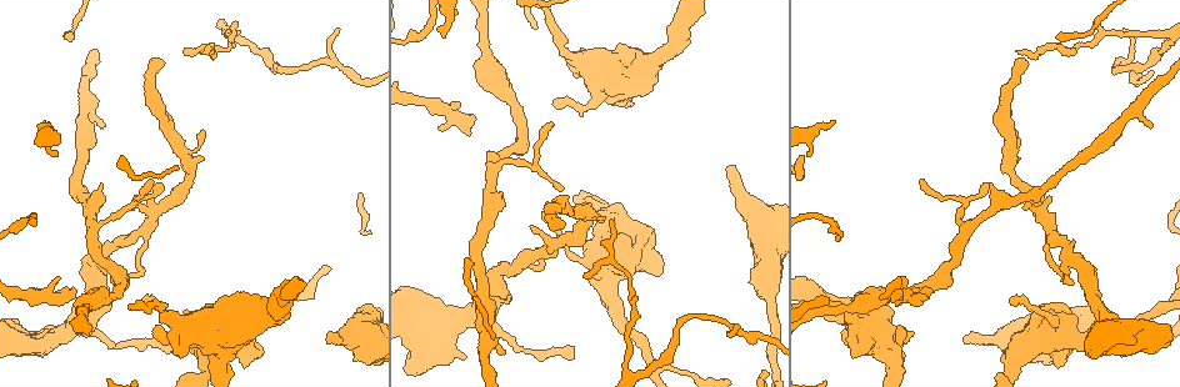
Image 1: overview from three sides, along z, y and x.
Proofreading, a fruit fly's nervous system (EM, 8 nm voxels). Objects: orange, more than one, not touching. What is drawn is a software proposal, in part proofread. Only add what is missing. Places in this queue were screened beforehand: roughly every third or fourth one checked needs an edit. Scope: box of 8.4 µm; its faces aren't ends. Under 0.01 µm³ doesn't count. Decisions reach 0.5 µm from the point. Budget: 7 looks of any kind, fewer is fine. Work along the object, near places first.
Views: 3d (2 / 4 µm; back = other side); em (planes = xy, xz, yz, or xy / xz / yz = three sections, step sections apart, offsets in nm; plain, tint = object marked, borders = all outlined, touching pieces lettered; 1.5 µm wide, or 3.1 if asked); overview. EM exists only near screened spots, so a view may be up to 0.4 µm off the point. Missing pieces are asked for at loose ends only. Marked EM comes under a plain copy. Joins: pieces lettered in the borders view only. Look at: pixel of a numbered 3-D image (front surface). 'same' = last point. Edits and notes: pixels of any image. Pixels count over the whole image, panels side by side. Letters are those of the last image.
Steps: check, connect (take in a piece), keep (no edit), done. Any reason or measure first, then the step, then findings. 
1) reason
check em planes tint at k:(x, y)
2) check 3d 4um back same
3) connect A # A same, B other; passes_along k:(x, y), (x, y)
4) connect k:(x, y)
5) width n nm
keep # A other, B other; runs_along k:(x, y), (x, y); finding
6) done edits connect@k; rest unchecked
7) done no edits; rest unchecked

an open end
check em planes tint at 1:(1045, 351)

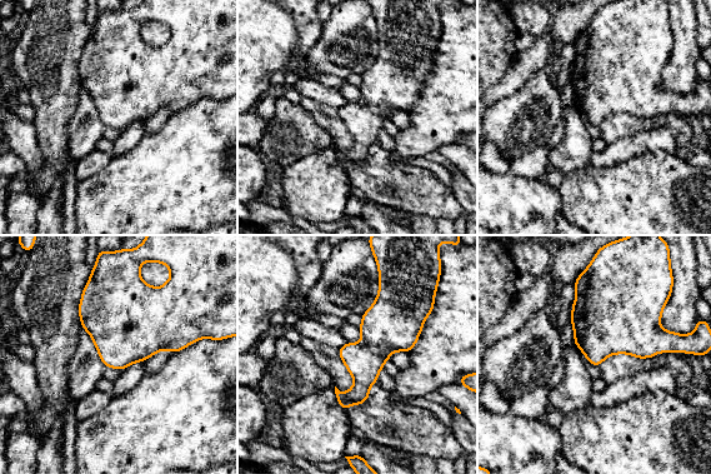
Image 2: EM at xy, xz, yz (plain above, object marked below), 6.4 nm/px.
check em planes borders same

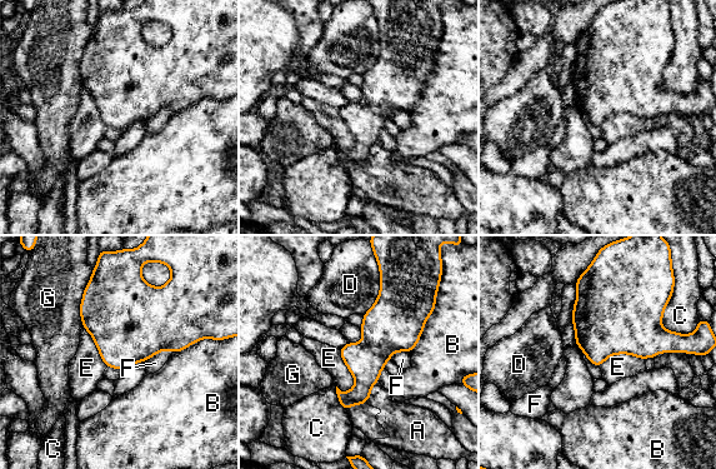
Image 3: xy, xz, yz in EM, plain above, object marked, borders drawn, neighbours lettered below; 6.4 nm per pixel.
longest_contact B 300 nm
keep # A other, B other, C other, D other, E other, F other, G other; none of them fits

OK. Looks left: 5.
free end
check 3d 4um at 1:(1024, 207)

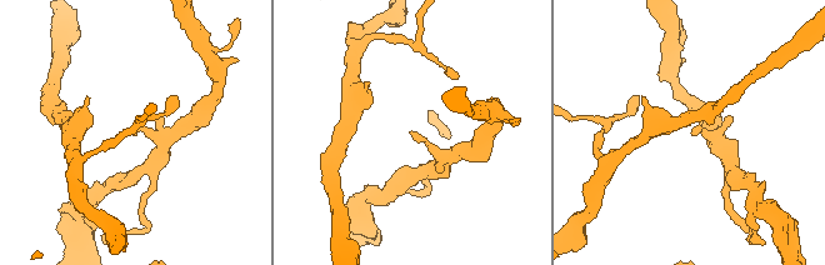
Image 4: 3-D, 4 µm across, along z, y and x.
shape alone is not enough
check em planes borders at 4:(693, 132)

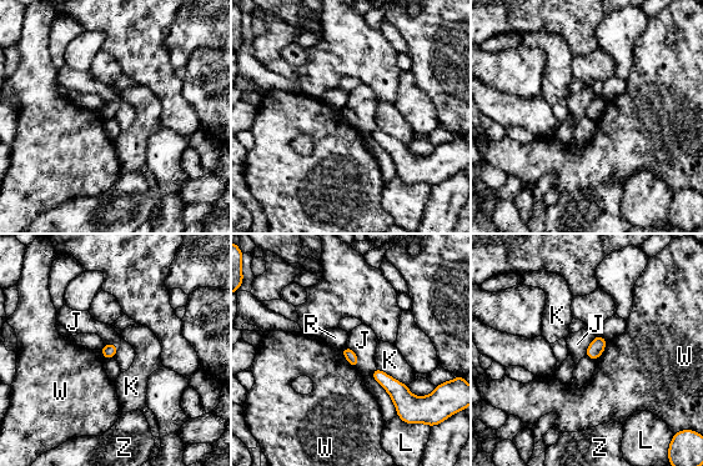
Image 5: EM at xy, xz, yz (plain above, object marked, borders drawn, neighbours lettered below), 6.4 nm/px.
keep # J other, K other, L other, R other, W other, Z other; border 5:(104, 344), (116, 345), (114, 357); none of them fits

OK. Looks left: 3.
an open end
check 3d 2um at 1:(443, 35)

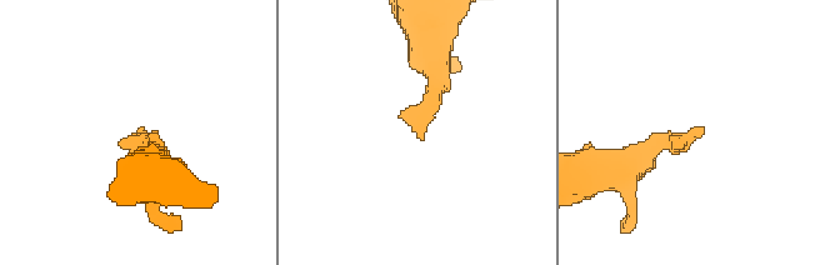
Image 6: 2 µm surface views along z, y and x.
shape alone is not enough
check em xy step 8 tint at 6:(424, 140)

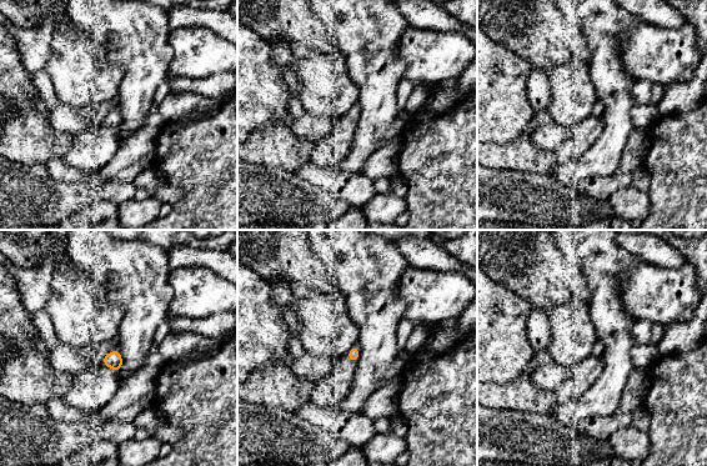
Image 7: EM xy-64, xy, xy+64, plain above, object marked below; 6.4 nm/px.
check em planes borders same

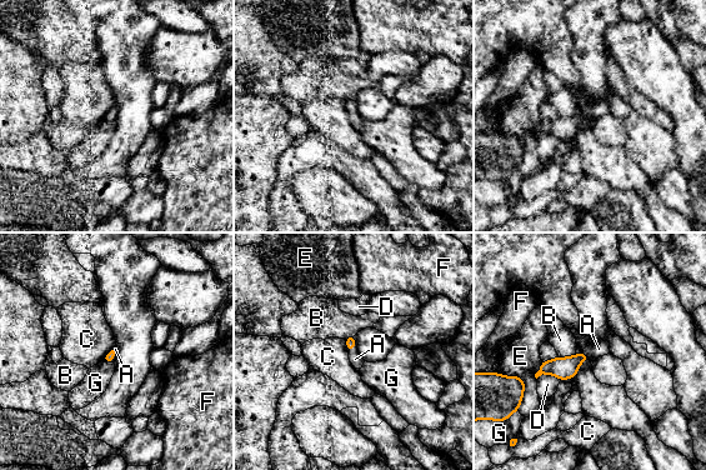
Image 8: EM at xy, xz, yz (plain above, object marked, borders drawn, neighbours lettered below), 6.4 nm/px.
connect A # A same, B other, C other, D other, E other, F other, G other; passes_along 8:(350, 341), (354, 349), (355, 359); the neuron continues

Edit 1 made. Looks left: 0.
done edits connect@8; rest unchecked

